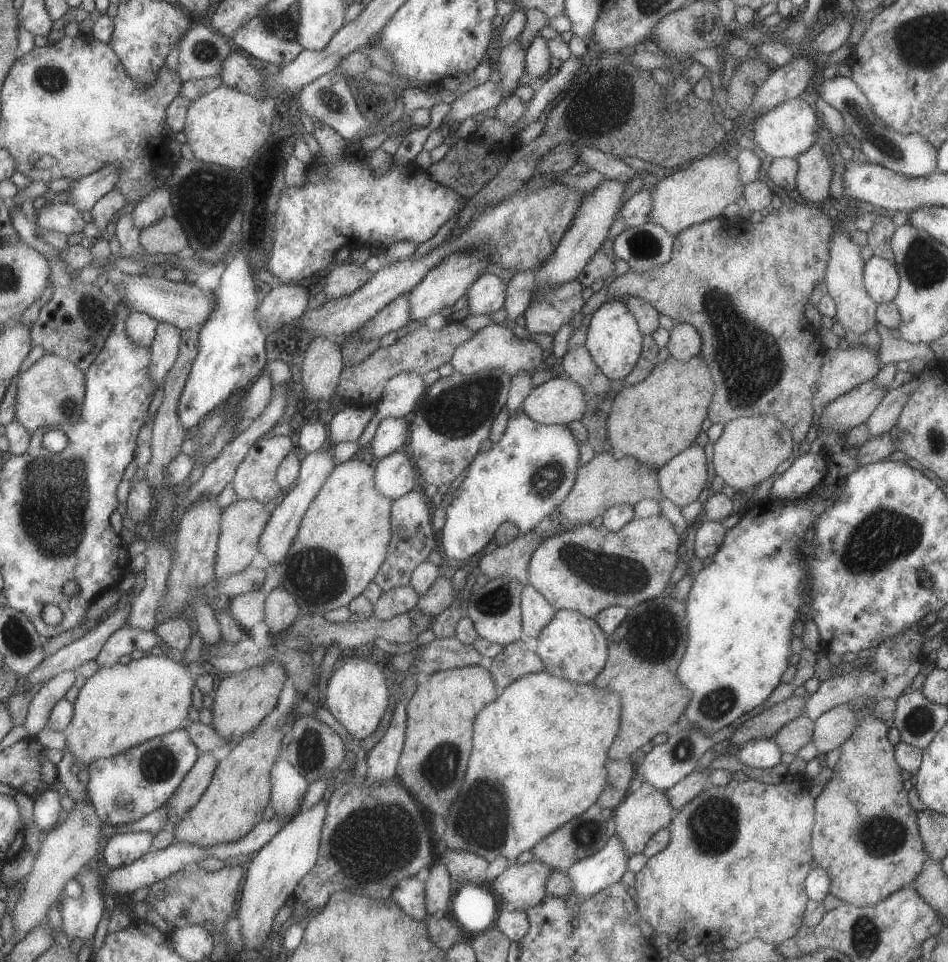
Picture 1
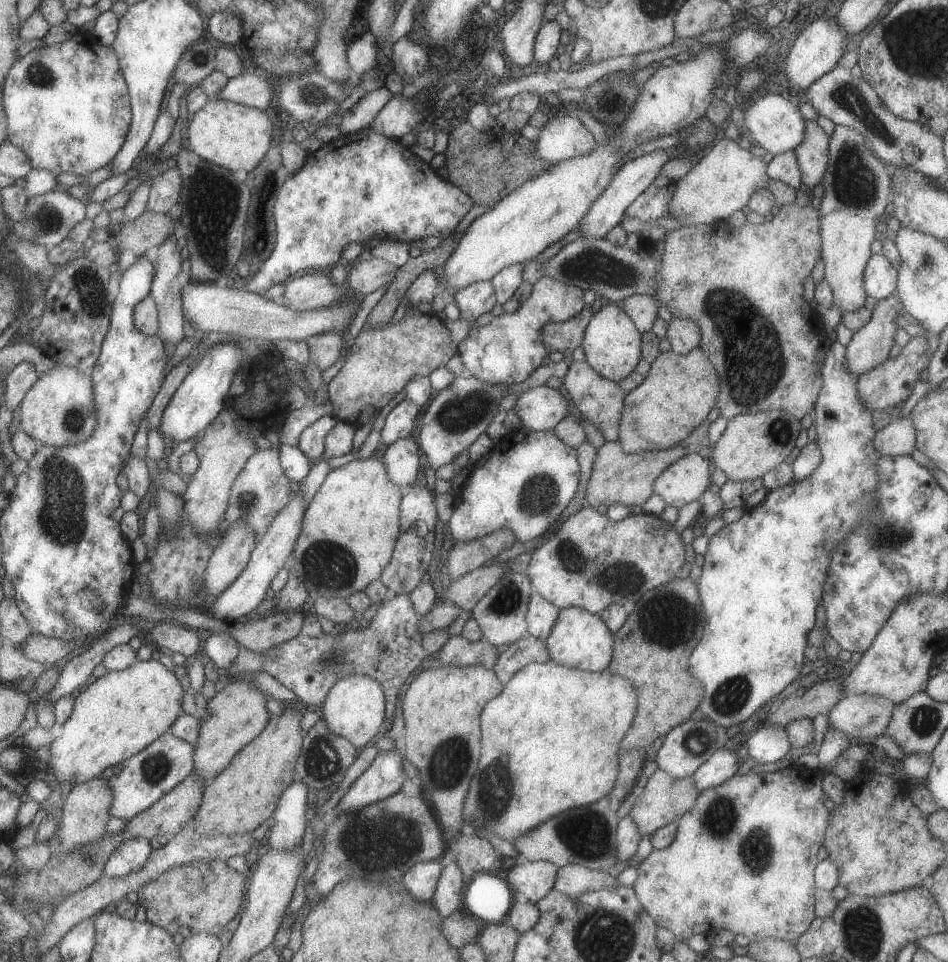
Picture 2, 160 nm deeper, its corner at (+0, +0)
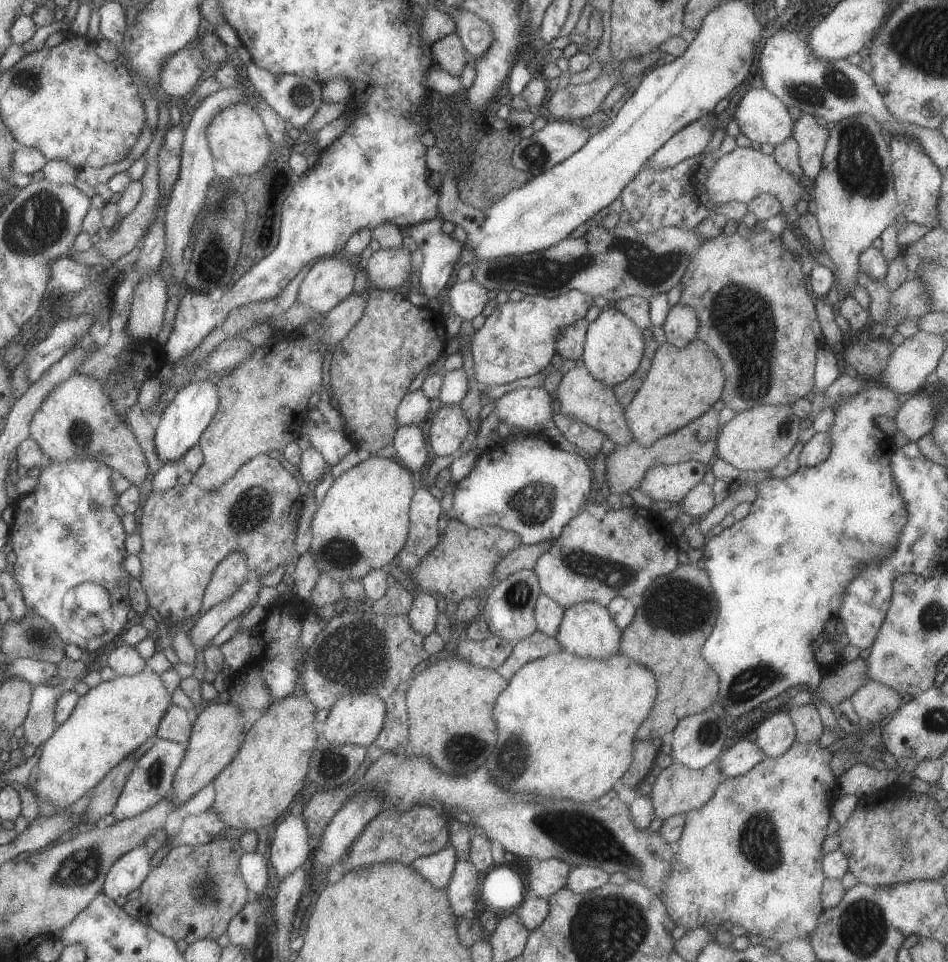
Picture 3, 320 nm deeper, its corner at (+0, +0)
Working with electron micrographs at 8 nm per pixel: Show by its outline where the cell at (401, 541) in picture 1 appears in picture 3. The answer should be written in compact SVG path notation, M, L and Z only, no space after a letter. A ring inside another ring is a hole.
M422 486L414 490L409 507L408 535L398 552L398 567L409 574L438 543L437 518L441 514L439 501Z

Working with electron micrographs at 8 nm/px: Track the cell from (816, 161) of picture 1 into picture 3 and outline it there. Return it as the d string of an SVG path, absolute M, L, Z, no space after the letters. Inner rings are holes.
M807 113L794 121L792 137L798 144L798 163L805 176L813 180L822 167L823 149L828 137L828 130Z

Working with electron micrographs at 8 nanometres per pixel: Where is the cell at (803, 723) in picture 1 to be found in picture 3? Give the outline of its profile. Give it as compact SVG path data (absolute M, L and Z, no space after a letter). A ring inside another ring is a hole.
M813 703L790 707L789 714L795 727L798 743L817 743L823 730L818 709Z

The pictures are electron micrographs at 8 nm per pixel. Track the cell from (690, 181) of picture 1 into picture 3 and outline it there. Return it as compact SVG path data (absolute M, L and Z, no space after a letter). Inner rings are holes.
M735 147L731 152L718 156L714 165L709 170L704 182L704 189L710 196L714 206L725 204L736 200L748 203L758 194L772 194L780 204L787 223L796 222L798 214L795 211L795 204L800 200L804 188L800 180L793 176L788 170L781 168L774 159L773 154L763 154L751 147Z

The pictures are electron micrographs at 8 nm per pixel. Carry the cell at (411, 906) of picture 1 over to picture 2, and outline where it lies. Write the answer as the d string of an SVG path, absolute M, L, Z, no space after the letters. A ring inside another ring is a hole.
M430 860L414 864L405 872L401 882L417 900L431 902L442 867L440 860Z

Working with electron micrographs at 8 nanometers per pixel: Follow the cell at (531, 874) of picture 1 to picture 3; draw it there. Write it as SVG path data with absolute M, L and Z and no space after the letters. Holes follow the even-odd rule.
M559 859L540 860L534 868L530 868L527 876L530 894L548 899L559 889L566 886L566 878L570 866Z

